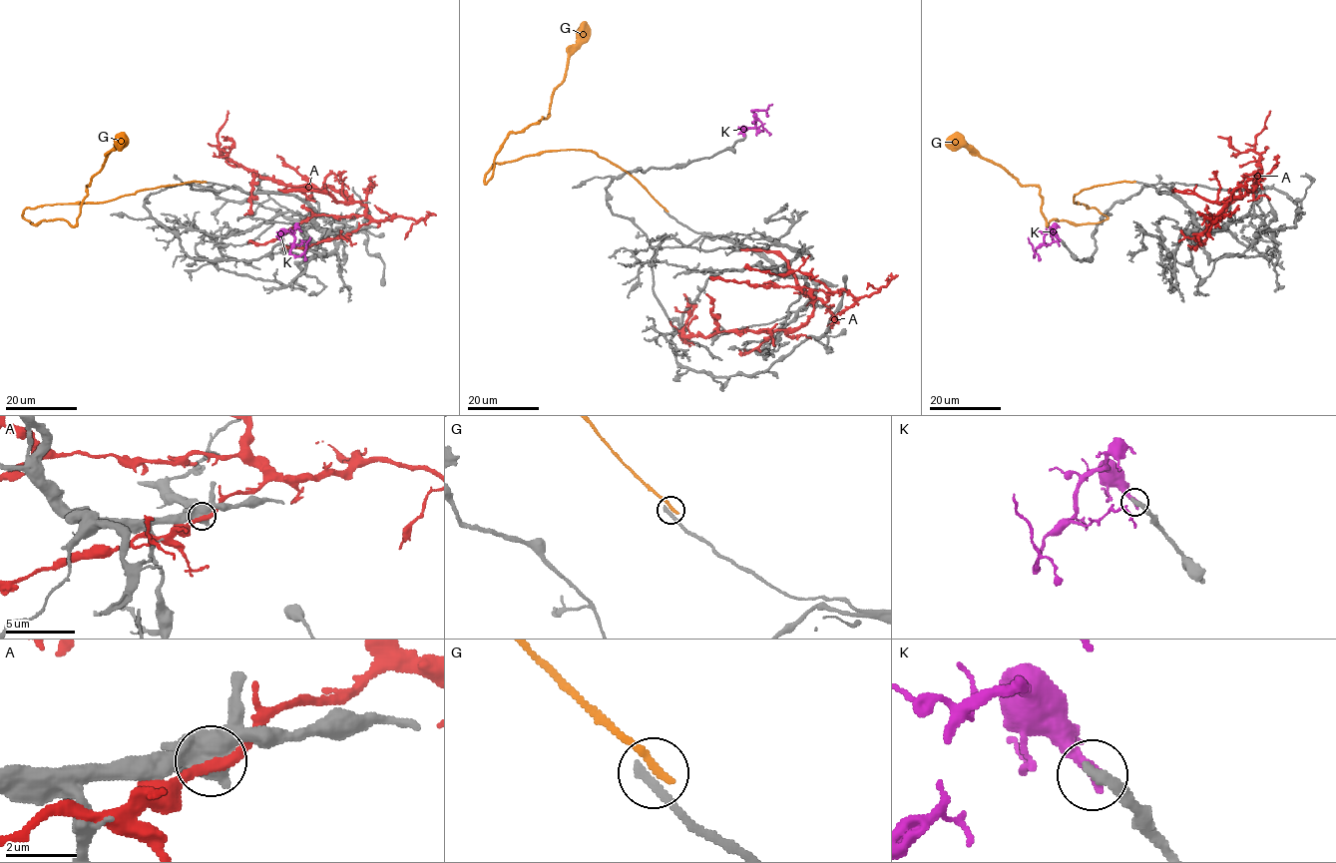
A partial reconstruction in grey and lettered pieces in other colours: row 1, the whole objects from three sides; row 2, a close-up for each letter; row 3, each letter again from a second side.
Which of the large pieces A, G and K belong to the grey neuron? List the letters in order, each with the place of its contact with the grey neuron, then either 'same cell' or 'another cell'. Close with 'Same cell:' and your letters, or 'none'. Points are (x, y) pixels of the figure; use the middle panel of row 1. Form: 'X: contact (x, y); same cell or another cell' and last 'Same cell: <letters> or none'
A: contact (816, 280); another cell
G: contact (666, 211); another cell
K: contact (744, 135); another cell
Same cell: none

